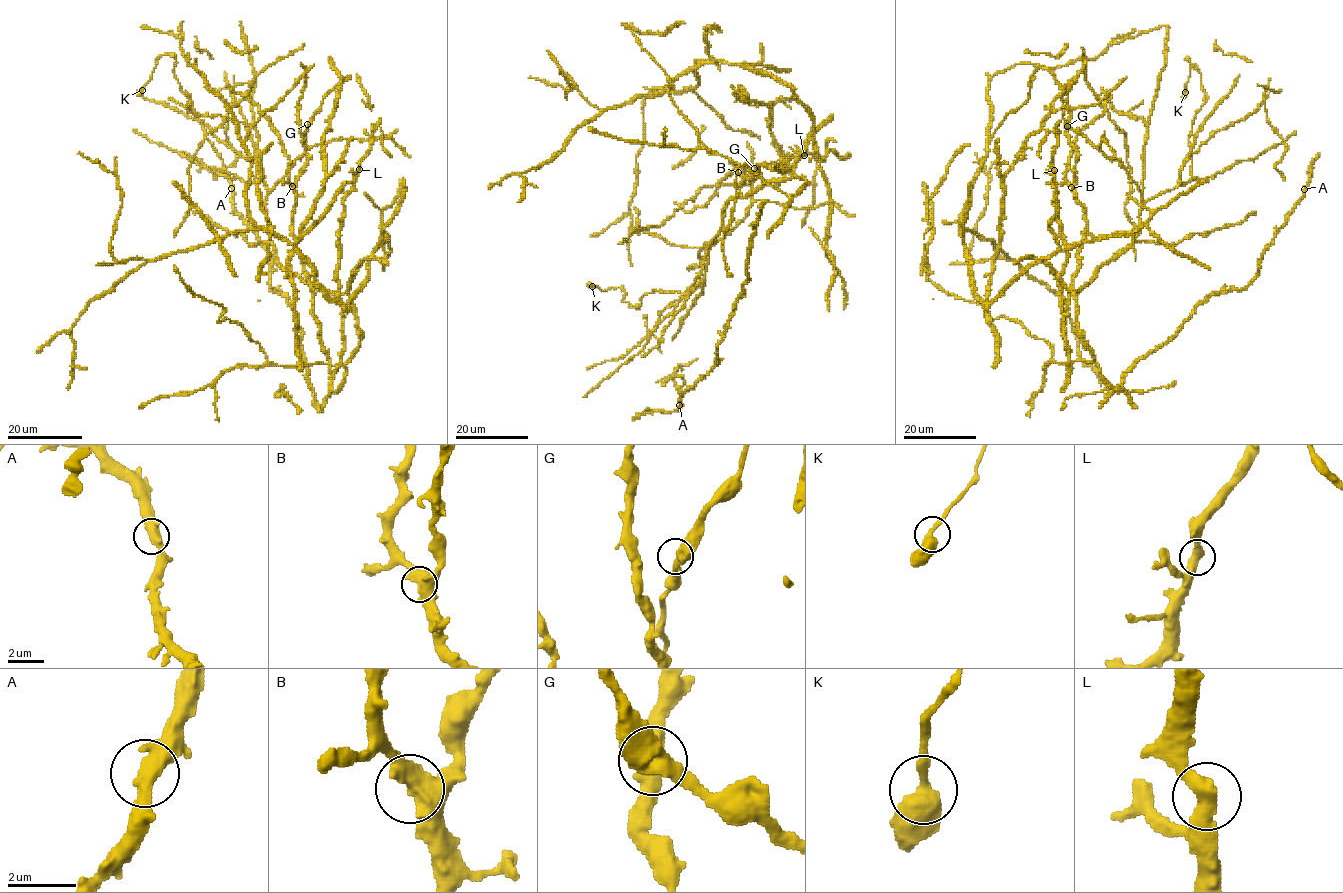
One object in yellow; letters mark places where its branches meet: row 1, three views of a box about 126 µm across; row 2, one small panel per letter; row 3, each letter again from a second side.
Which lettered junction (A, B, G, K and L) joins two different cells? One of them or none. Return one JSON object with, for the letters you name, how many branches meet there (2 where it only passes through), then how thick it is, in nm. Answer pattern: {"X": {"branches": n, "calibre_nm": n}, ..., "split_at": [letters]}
{"split_at": []}

